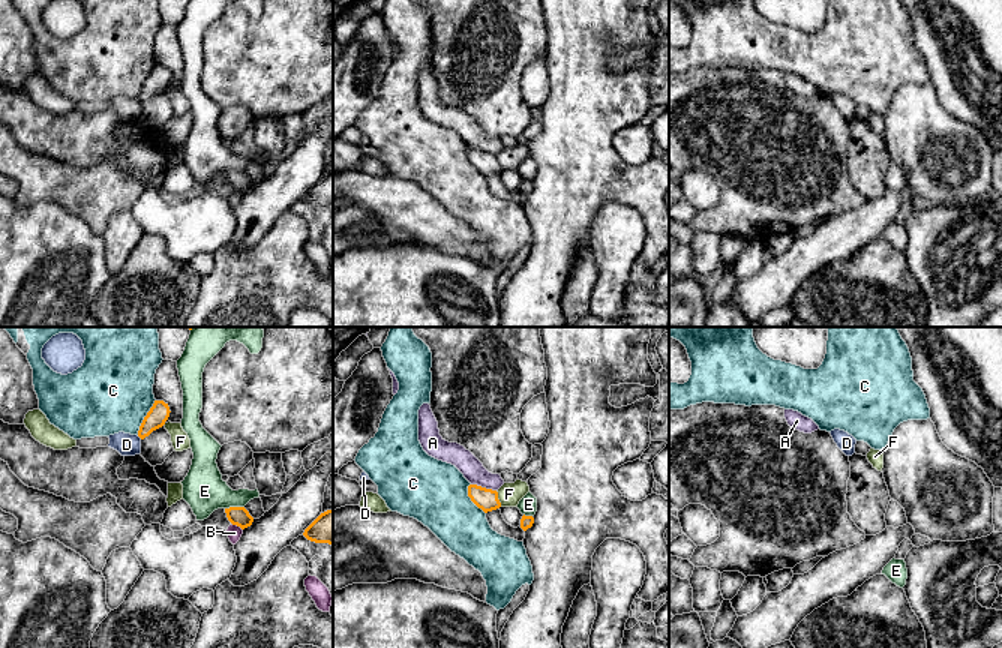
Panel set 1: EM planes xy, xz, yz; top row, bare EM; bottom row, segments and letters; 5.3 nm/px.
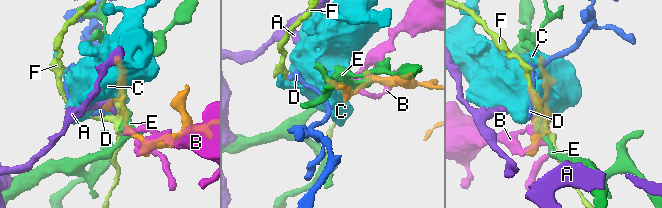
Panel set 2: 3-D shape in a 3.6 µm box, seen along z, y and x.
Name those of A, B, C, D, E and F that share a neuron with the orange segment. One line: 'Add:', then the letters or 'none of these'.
Add: none of these

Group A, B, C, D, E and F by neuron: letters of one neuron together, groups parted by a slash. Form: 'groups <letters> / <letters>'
groups A / B / C / D / E / F

